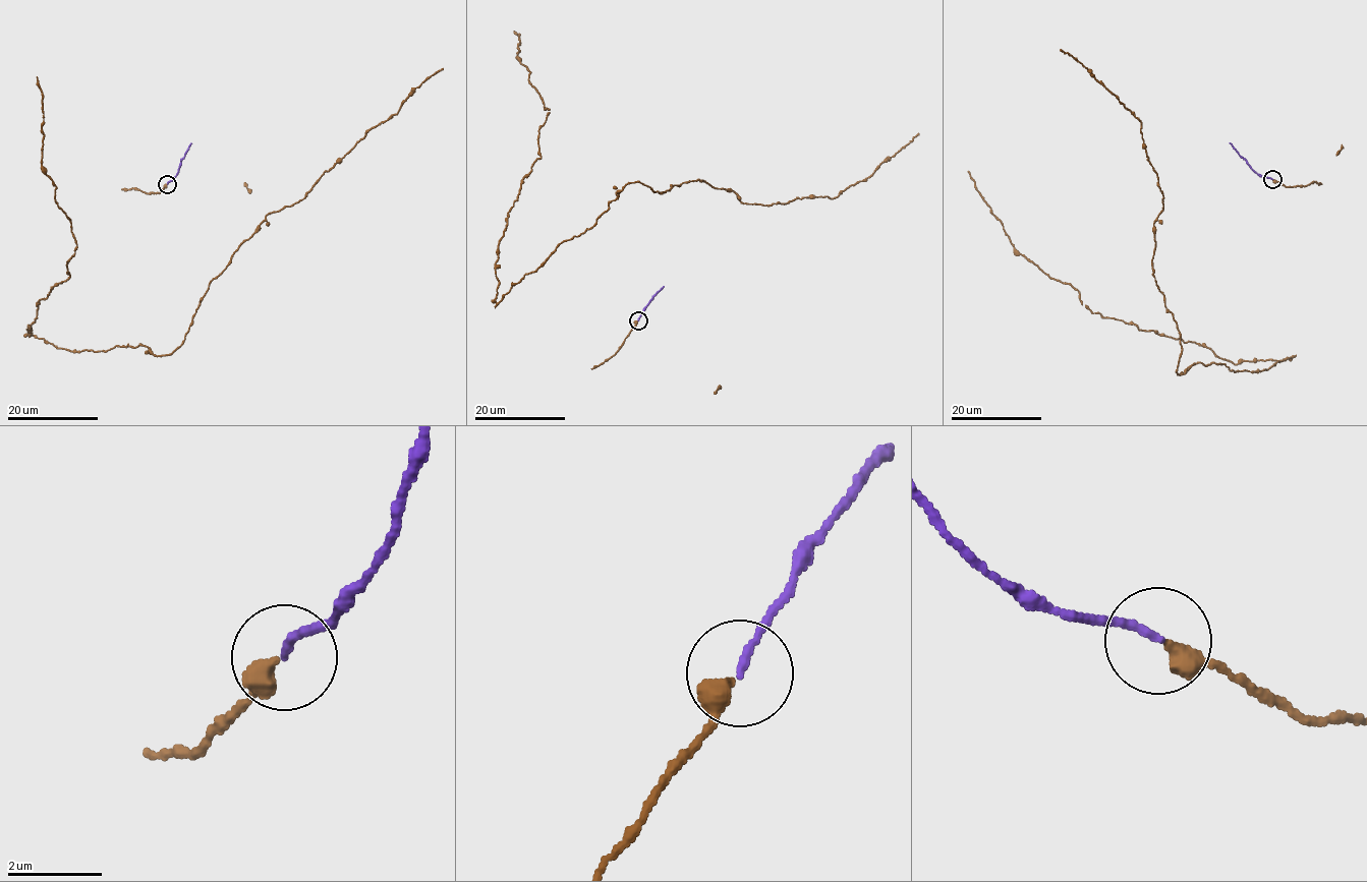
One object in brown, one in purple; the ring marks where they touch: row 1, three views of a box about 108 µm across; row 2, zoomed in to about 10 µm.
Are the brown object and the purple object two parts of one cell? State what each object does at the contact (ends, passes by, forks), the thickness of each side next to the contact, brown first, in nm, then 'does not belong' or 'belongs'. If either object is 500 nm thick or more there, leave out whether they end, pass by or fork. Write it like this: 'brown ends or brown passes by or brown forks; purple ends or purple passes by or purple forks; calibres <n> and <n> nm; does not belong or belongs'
brown ends; purple ends; calibres 440 and 160 nm; belongs

